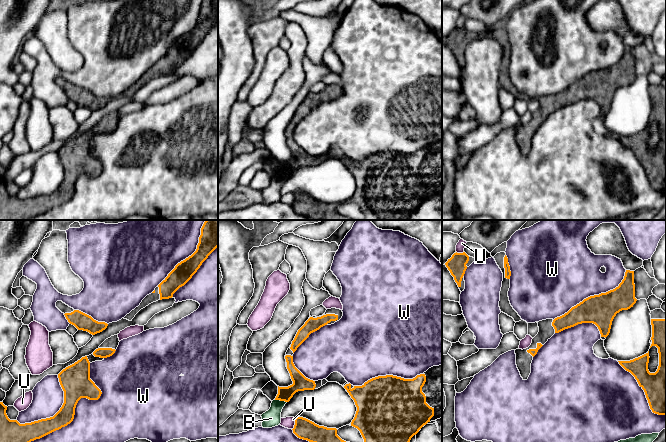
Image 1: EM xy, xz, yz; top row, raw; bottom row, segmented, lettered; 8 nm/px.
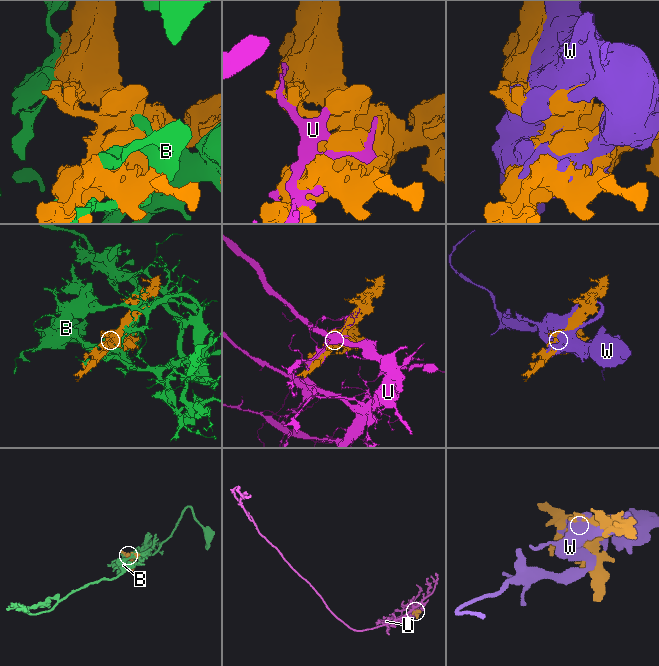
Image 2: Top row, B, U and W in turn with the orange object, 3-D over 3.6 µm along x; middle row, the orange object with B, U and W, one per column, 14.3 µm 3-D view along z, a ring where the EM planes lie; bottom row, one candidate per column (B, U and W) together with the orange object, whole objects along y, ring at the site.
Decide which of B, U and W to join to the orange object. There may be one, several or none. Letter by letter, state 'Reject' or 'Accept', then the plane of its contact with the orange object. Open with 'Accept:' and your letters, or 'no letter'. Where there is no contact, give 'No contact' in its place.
Accept: no letter
B: Reject. Touches orange in xz
U: Reject. Touches orange in xz
W: Reject. Touches orange in xy

